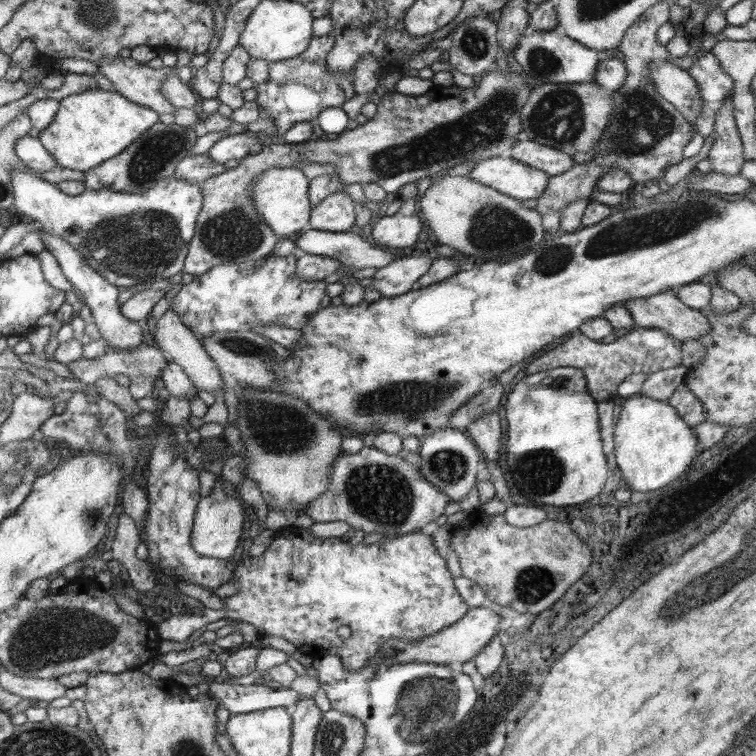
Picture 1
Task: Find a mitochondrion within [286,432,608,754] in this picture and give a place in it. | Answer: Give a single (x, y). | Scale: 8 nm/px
(425, 706)

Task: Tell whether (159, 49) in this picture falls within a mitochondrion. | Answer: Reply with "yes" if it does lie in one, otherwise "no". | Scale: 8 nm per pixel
no

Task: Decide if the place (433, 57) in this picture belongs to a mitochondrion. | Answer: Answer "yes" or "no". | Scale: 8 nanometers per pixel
no

